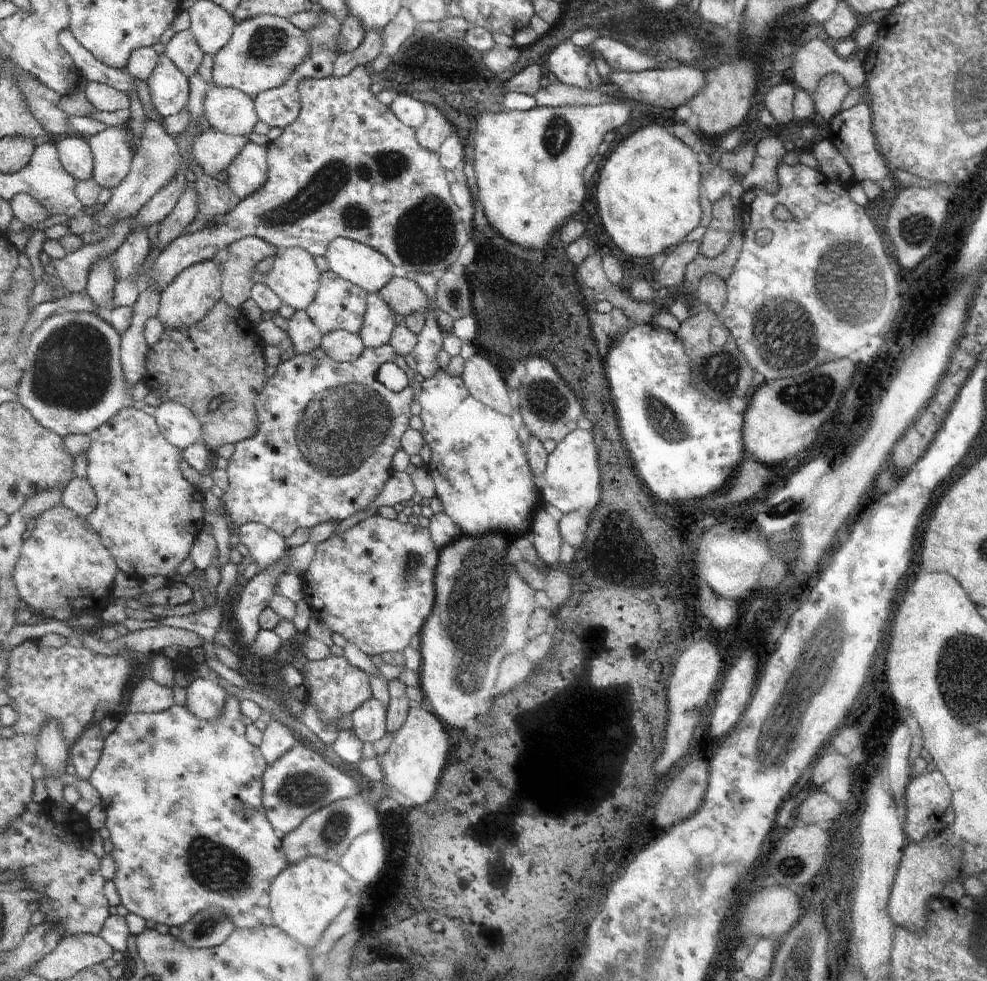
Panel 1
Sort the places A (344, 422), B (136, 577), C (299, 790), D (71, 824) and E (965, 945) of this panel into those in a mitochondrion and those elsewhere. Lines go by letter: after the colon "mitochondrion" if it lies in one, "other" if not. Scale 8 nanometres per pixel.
A: mitochondrion
B: other
C: mitochondrion
D: other
E: other

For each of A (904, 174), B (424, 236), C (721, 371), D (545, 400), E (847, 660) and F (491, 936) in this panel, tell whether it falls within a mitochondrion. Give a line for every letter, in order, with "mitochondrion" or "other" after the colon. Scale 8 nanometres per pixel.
A: other
B: mitochondrion
C: mitochondrion
D: mitochondrion
E: mitochondrion
F: other

